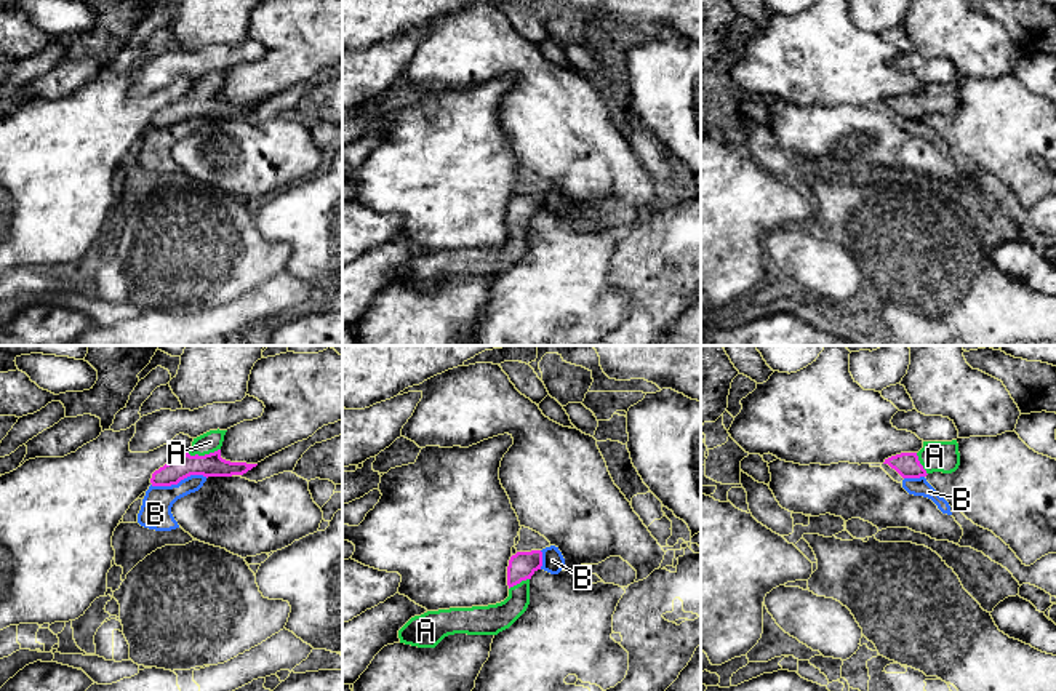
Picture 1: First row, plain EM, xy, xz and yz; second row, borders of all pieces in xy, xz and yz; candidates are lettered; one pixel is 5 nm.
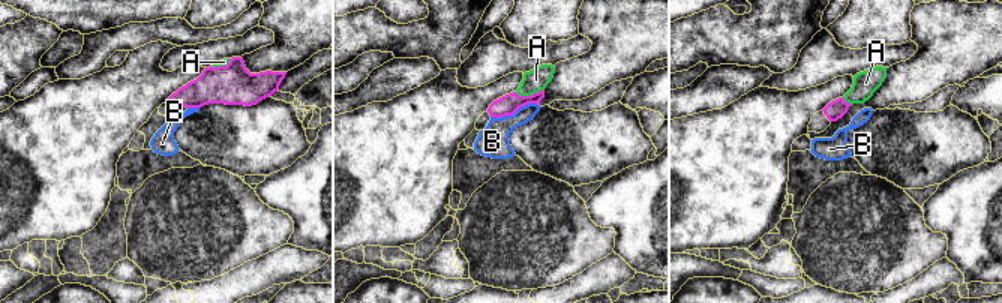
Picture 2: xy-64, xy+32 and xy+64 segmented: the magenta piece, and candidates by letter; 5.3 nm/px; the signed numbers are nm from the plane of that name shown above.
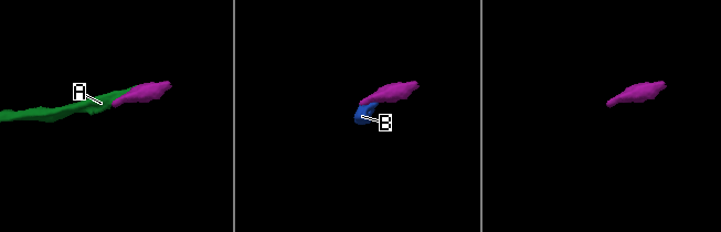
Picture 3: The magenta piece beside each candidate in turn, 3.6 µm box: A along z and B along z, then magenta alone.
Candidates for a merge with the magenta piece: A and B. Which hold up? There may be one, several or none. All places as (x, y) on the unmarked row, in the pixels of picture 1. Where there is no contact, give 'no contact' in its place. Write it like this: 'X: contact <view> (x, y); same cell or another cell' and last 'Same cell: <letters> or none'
A: contact xy (205, 96); same cell
B: contact xy (178, 123); another cell
Same cell: A

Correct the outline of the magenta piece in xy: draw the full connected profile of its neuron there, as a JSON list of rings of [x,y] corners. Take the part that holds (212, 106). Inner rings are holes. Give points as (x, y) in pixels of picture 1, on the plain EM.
[[[210,72],[194,80],[189,93],[152,115],[152,128],[171,128],[190,117],[232,118],[243,117],[258,106],[230,104],[221,99],[221,88],[227,72]]]

